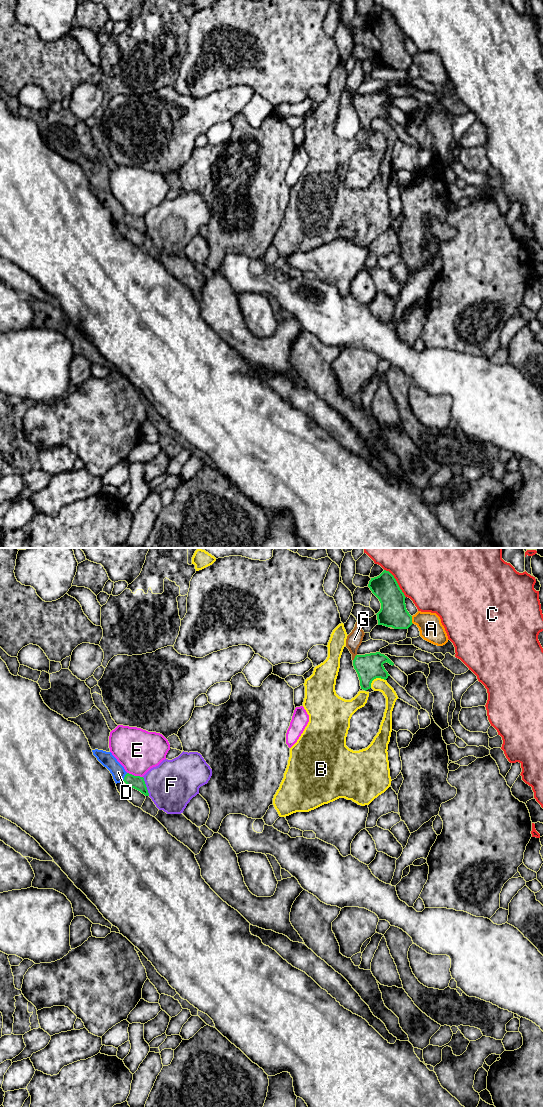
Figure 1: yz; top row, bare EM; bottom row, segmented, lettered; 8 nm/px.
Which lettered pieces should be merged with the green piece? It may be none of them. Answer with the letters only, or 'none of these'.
D

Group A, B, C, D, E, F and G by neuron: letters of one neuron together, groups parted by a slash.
A / B / C / D / E / F / G

